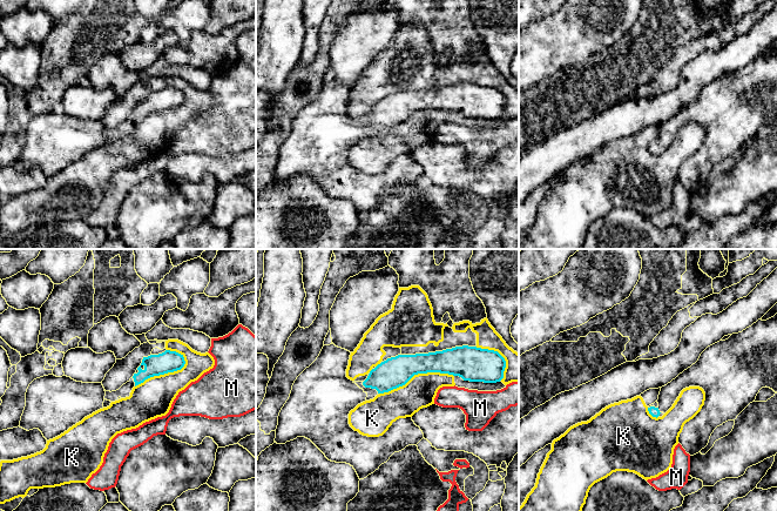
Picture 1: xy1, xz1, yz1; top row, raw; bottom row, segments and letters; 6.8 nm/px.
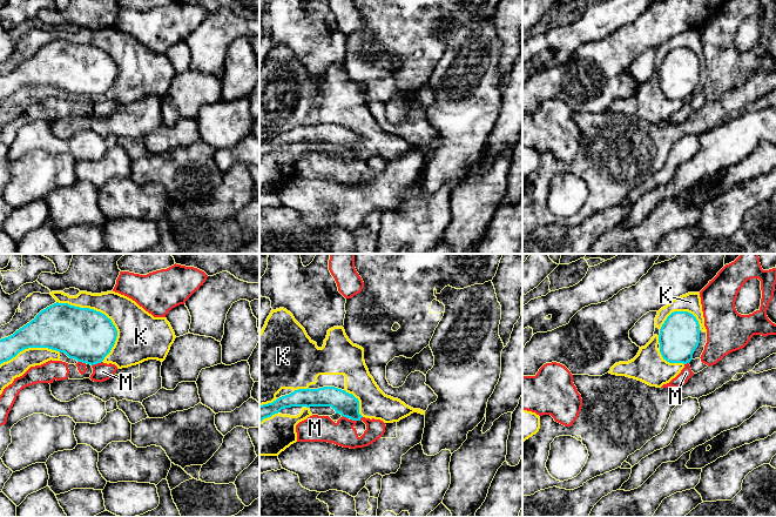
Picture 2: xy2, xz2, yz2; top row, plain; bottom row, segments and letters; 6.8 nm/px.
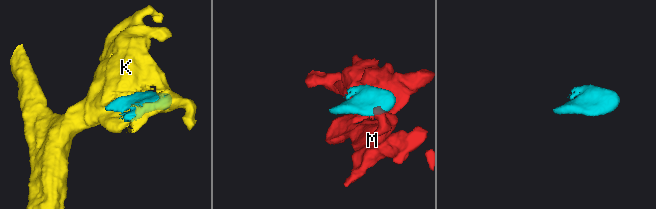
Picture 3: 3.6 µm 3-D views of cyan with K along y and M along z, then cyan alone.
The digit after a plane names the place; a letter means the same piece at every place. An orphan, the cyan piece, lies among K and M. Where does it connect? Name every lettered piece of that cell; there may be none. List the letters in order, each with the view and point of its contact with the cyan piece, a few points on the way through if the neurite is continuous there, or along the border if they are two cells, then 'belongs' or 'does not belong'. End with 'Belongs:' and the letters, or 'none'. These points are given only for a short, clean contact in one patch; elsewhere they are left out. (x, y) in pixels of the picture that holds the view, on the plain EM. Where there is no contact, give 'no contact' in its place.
K: xy2 (103, 51) | does not belong
M: xy2 (96, 100) | along xy2 (101, 98), (92, 102) | does not belong
Belongs: none

